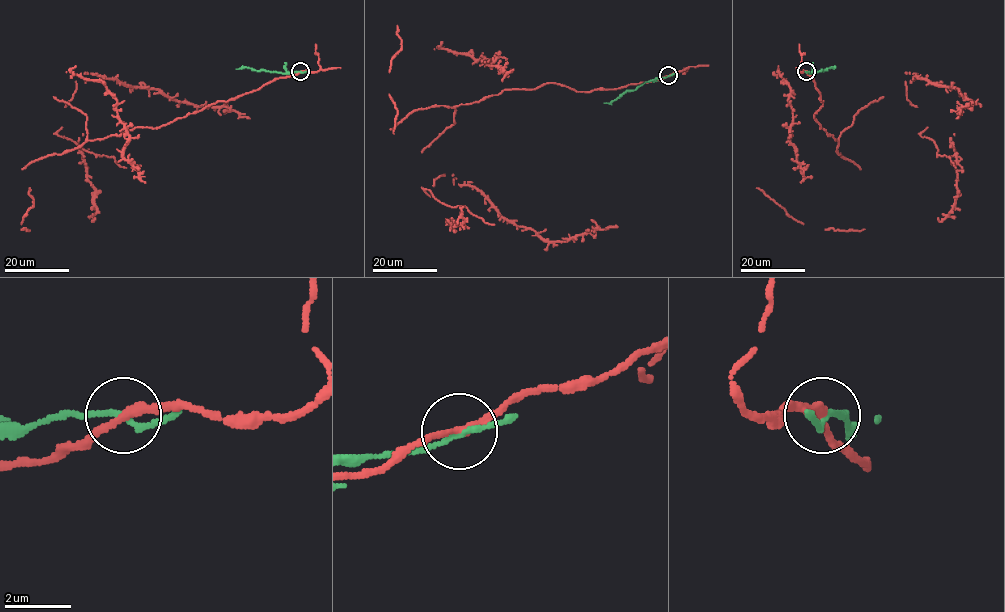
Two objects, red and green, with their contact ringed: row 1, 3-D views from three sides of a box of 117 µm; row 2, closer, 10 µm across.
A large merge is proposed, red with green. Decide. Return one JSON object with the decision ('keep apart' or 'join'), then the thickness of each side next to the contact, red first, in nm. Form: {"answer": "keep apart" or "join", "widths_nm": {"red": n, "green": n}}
{"answer": "keep apart", "widths_nm": {"red": 240, "green": 150}}

